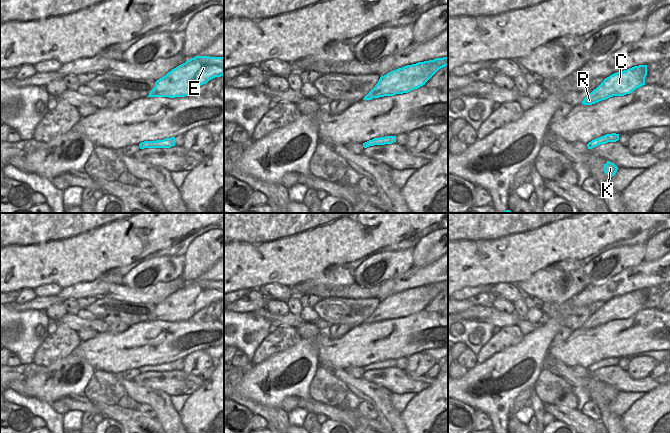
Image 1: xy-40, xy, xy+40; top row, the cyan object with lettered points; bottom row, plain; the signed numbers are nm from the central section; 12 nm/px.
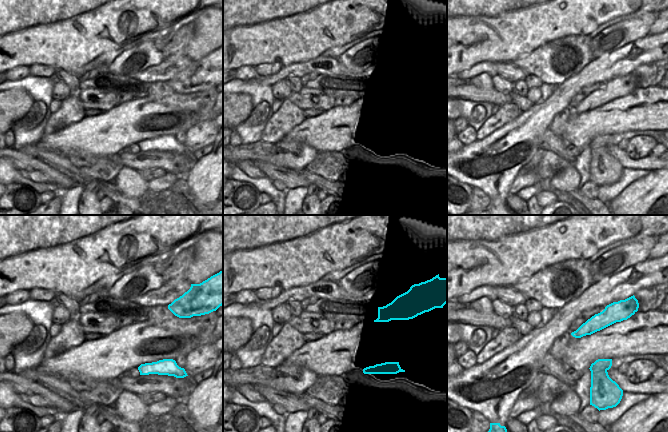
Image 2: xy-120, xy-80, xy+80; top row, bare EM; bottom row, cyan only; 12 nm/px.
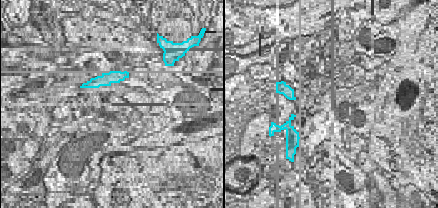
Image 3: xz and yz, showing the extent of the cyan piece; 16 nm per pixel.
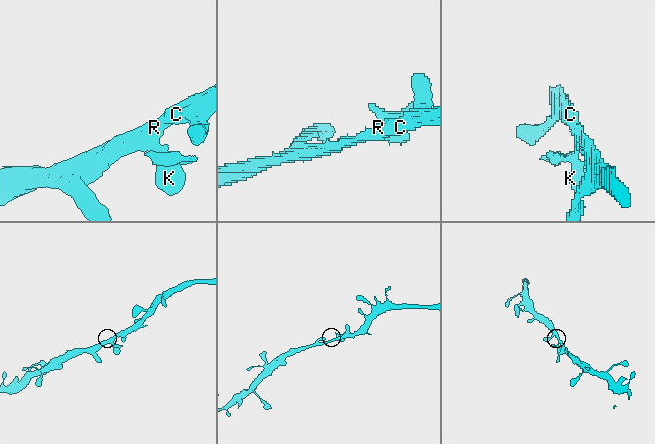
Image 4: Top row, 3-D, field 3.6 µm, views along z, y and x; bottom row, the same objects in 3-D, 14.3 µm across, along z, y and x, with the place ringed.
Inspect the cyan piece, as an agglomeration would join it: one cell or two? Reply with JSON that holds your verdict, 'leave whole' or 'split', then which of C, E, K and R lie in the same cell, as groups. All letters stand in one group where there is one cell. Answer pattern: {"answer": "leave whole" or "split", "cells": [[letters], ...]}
{"answer": "leave whole", "cells": [["C", "E", "K", "R"]]}

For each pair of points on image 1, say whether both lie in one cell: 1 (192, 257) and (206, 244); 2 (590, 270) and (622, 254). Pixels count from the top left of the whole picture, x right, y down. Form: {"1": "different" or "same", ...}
{"1": "same", "2": "same"}

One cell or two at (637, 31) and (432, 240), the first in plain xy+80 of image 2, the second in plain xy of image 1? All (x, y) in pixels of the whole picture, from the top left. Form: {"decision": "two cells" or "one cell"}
{"decision": "two cells"}

